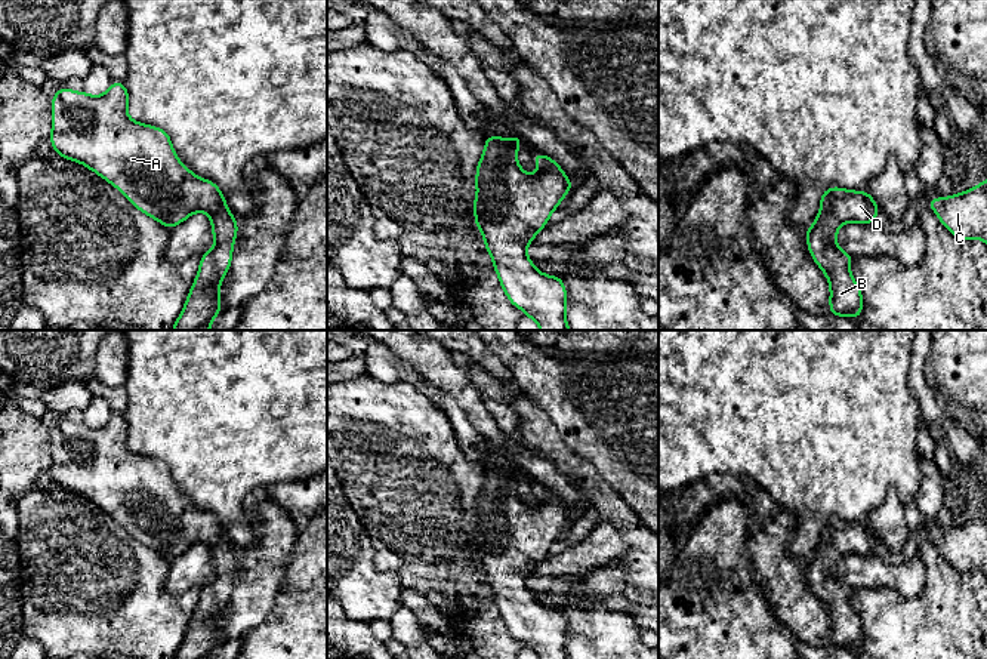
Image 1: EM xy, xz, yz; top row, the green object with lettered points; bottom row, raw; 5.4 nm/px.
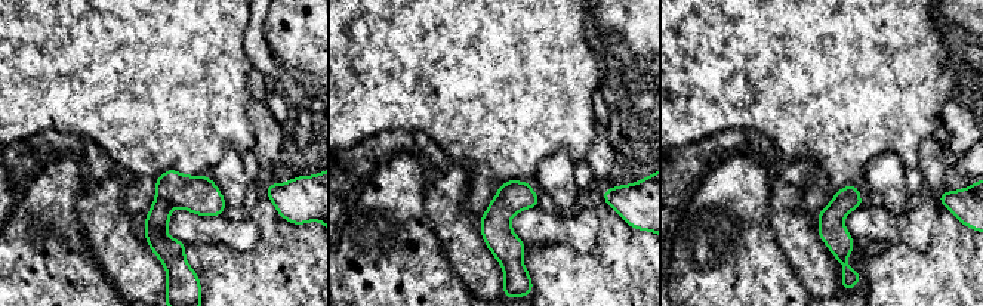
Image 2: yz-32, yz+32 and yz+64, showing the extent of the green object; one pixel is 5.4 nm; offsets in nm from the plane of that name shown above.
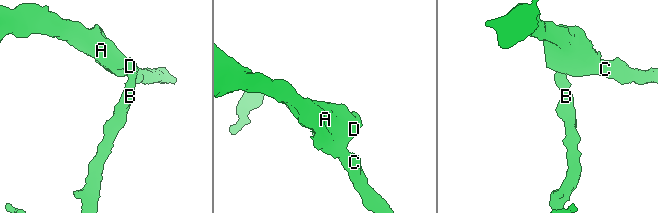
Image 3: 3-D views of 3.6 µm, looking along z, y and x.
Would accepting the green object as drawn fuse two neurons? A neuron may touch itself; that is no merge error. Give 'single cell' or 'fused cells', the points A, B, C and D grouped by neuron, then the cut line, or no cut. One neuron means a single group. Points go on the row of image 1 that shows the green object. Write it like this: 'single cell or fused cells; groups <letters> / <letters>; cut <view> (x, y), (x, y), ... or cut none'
single cell; groups A B C D; cut none

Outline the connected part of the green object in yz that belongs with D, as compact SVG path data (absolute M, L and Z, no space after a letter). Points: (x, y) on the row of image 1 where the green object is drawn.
M830 187L821 193L821 210L805 231L808 250L830 284L830 314L860 318L863 312L861 289L851 275L854 258L836 244L842 224L876 224L877 203L867 191L849 191Z

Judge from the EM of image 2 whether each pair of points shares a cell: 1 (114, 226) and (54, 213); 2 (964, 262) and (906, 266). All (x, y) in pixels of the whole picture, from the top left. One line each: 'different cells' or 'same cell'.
1: different cells
2: same cell

